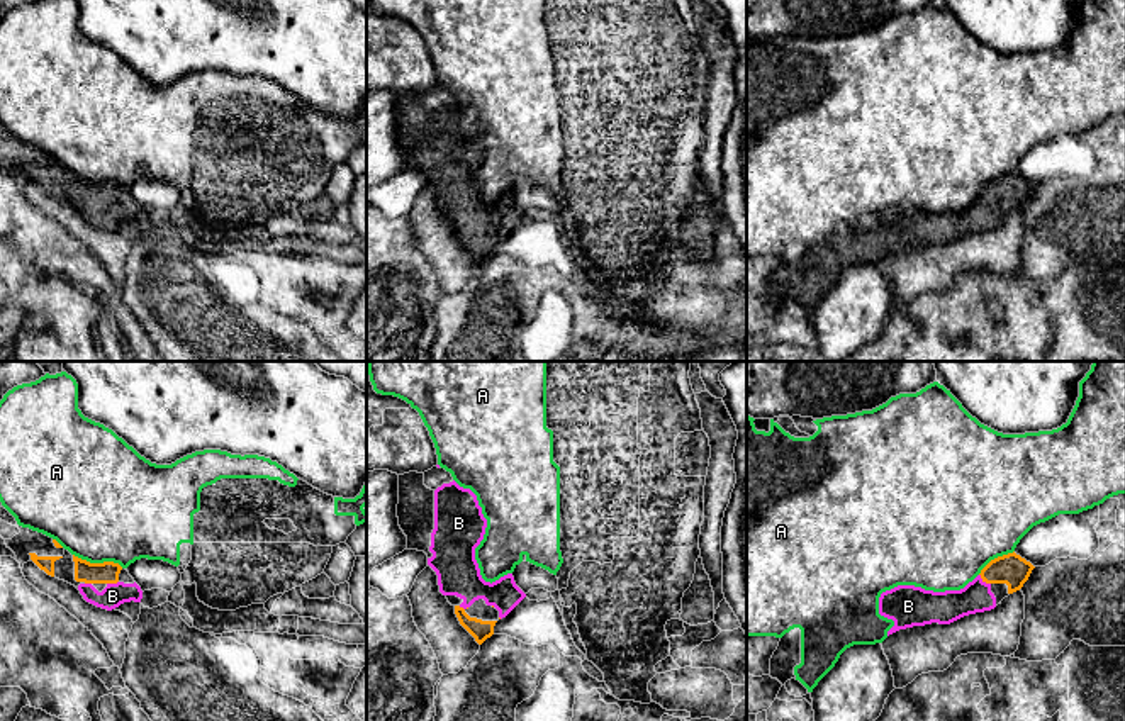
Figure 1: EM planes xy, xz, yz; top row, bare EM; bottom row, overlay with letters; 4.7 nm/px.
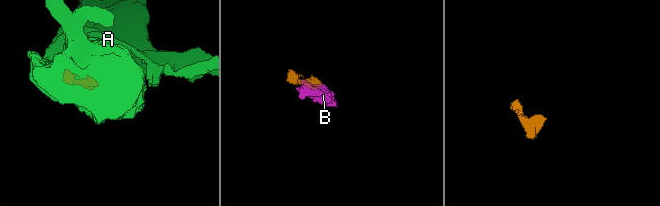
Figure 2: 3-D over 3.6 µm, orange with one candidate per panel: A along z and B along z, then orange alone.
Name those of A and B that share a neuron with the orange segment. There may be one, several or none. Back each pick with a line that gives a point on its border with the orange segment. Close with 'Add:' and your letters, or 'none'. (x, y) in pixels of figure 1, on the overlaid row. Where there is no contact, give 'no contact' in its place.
B: contact yz (985, 581)
Add: B

